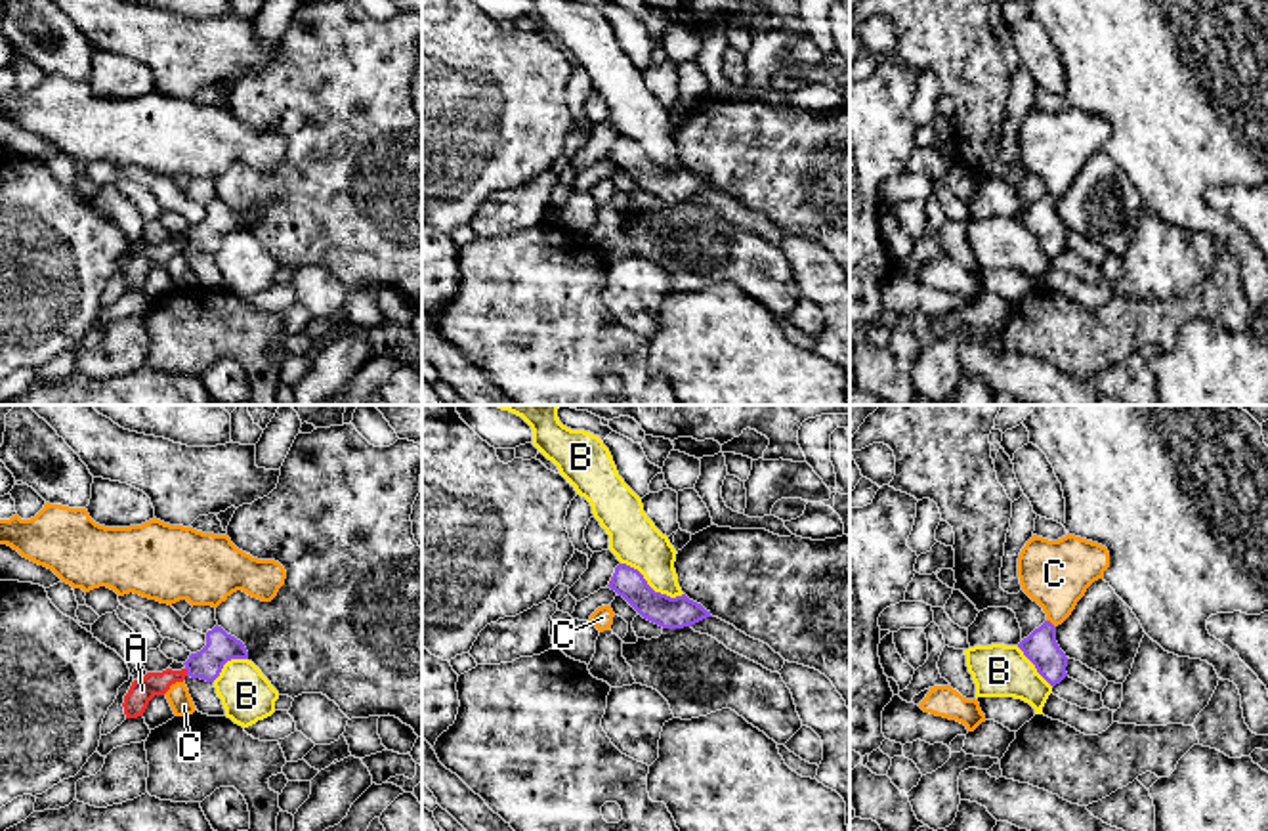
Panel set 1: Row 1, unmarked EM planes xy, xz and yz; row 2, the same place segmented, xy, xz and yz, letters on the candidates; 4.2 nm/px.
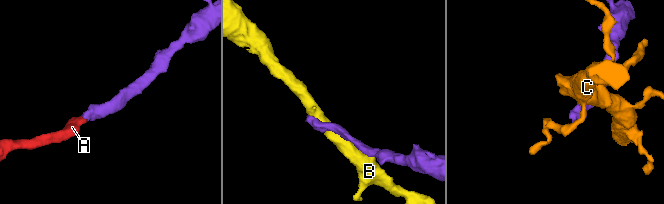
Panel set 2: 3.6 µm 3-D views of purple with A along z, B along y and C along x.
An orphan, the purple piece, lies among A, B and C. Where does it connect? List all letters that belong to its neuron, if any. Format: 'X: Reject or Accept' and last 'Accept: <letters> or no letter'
A: Accept
B: Reject
C: Reject
Accept: A

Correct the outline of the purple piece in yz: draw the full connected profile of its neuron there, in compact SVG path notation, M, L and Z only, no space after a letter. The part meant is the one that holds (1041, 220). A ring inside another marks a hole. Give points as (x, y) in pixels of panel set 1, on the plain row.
M1050 193L1035 201L1018 220L1052 260L1067 248L1067 229L1056 214L1056 199Z

